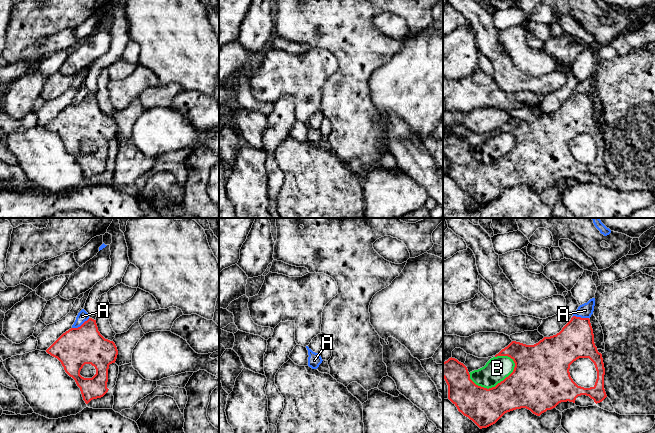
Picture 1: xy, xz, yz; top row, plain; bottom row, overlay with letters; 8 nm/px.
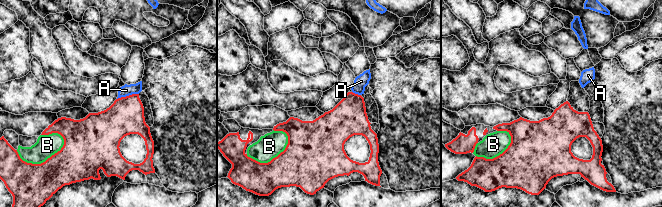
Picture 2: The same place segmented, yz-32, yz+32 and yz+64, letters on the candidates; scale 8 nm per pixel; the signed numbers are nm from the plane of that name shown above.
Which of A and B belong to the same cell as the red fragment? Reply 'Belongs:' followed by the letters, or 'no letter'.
Belongs: no letter

